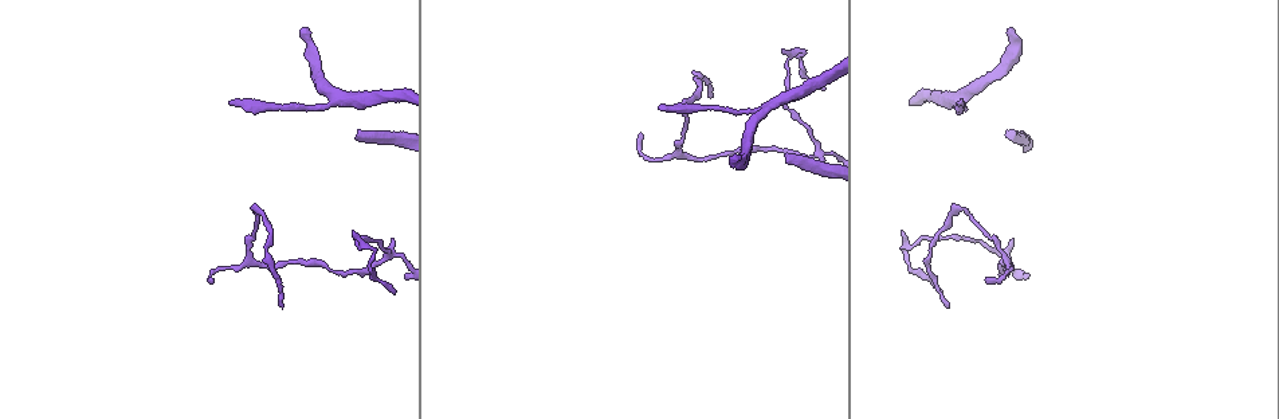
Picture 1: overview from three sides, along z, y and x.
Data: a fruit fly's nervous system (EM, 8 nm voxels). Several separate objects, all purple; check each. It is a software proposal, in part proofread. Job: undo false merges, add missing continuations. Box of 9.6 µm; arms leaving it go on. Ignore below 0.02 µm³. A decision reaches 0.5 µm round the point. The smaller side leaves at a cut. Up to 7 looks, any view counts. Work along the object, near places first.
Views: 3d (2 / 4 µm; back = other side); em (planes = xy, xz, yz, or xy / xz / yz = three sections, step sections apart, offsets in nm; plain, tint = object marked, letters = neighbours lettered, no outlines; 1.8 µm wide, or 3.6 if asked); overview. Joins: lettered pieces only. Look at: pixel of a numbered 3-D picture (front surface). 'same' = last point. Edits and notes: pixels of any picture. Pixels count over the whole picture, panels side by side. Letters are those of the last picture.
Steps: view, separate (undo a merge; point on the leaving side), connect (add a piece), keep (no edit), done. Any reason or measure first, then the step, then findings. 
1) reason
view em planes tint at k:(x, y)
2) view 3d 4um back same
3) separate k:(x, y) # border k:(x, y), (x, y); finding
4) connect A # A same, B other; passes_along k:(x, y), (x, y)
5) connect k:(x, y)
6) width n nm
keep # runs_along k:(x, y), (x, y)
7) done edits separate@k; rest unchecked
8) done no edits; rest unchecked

tapers out
view em planes letters at 1:(958, 102)

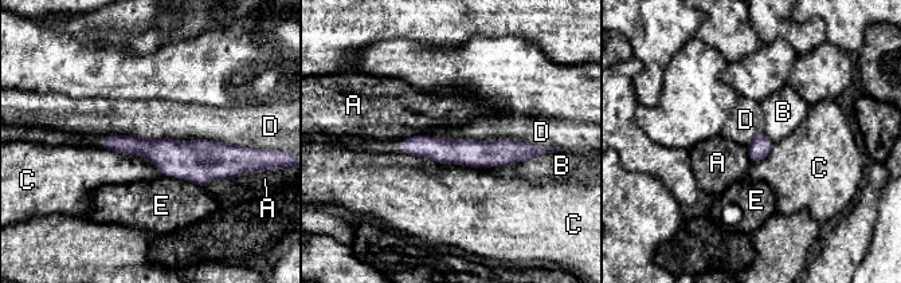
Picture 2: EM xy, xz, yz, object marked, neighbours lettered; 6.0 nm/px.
keep # A other, B other, C other, D other, E other; border 2:(104, 136), (214, 140), (243, 148); no lettered piece goes on from it

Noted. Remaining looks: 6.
end of a long branch
view em xz step 8 plain at 1:(1005, 137)

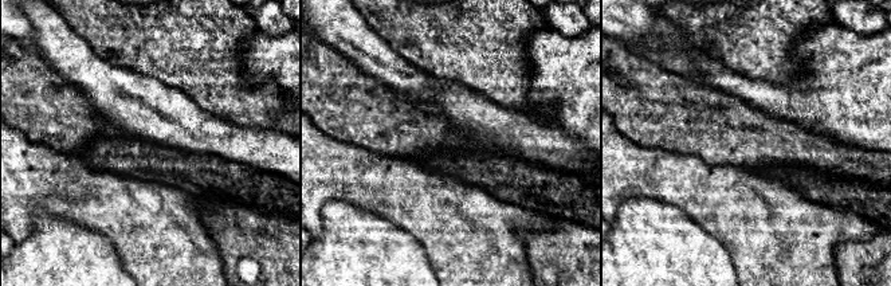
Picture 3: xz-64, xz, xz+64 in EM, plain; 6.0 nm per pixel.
view em xz step 8 letters same

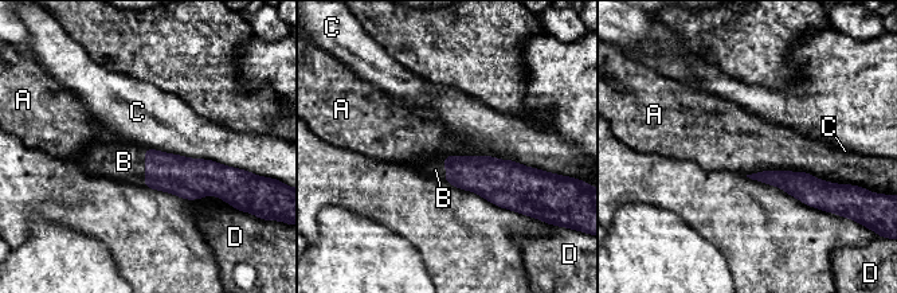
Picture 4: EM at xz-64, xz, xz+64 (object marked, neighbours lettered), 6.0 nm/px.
connect 4:(124, 161) # A other, B same, C other, D other; passes_along 4:(183, 176), (145, 167), (124, 161); the neuron continues

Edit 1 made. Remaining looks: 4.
view overview

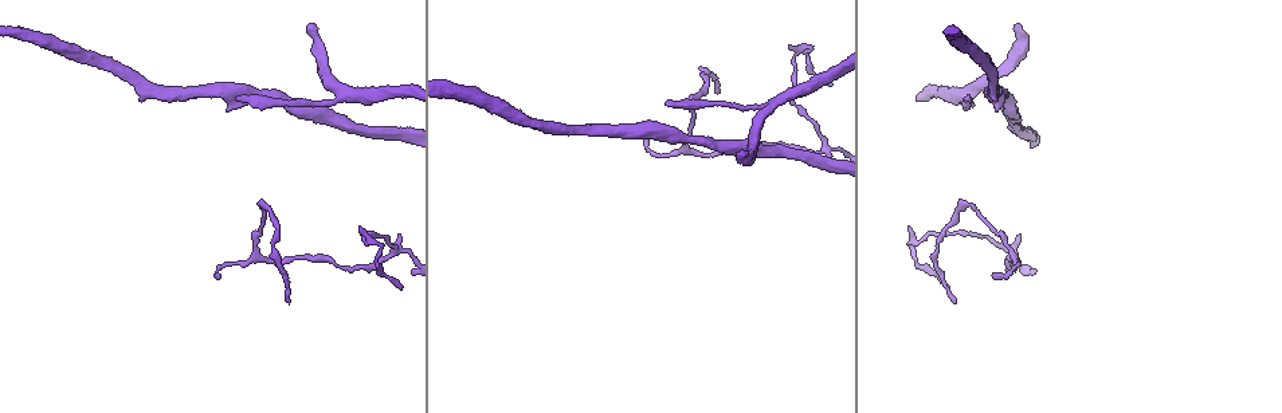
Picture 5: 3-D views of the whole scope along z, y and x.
long arm stops here
view 3d 2um at 5:(399, 287)

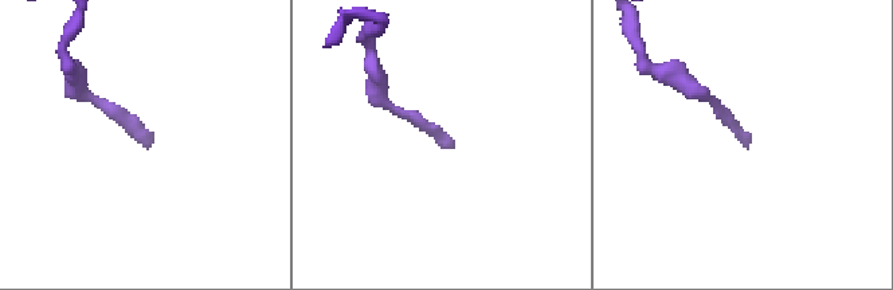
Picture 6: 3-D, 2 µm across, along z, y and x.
view em 3.6um xy step 16 letters at 6:(747, 140)

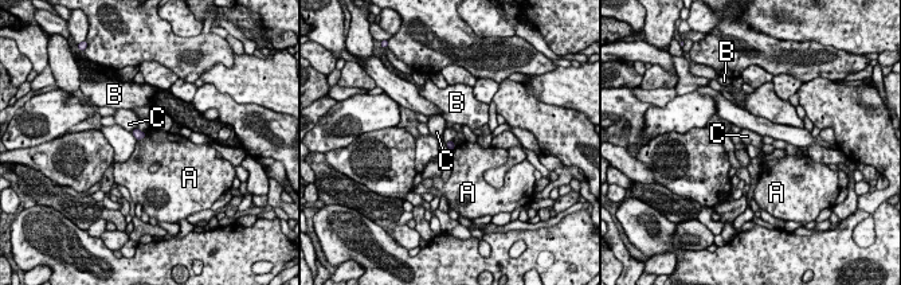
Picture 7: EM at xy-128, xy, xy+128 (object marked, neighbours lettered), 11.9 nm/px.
view em 3.6um planes letters same

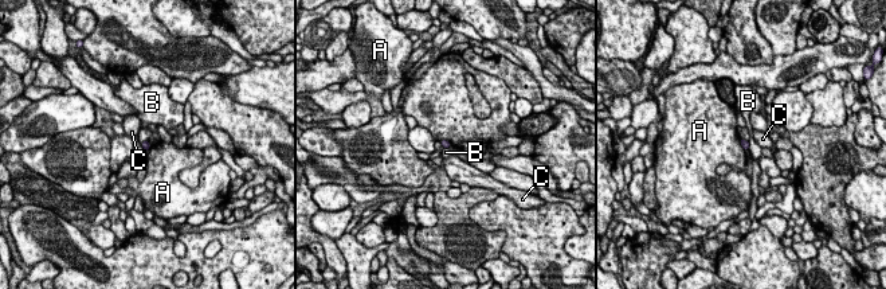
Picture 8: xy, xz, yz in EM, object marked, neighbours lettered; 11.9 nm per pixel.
keep # A other, B other, C other; none of them fits

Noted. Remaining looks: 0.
done edits connect@4; rest unchecked

